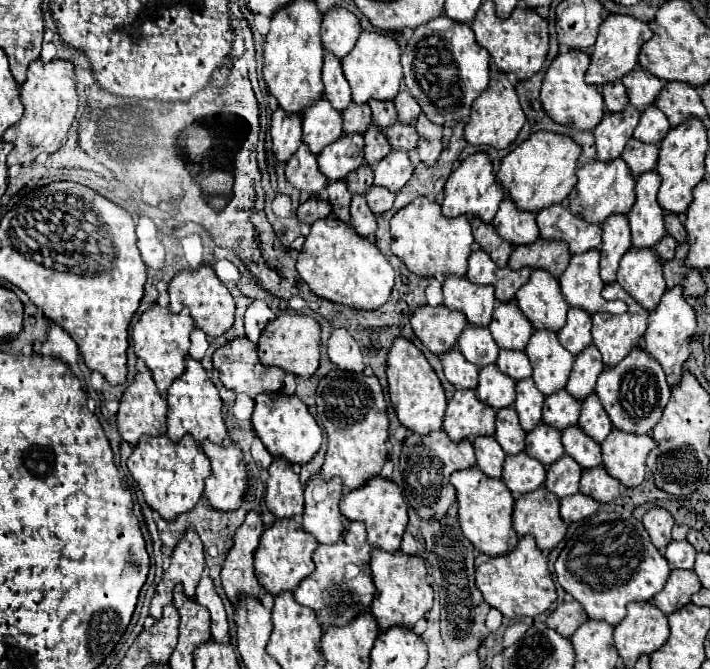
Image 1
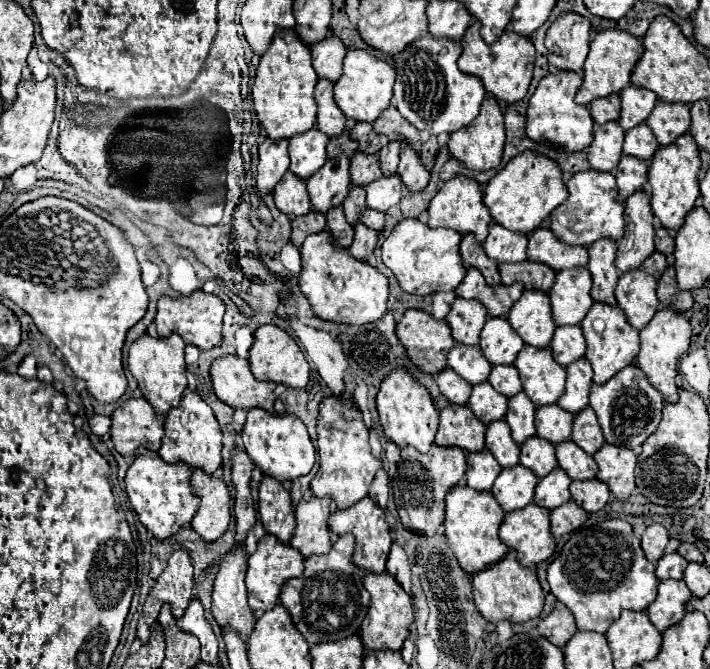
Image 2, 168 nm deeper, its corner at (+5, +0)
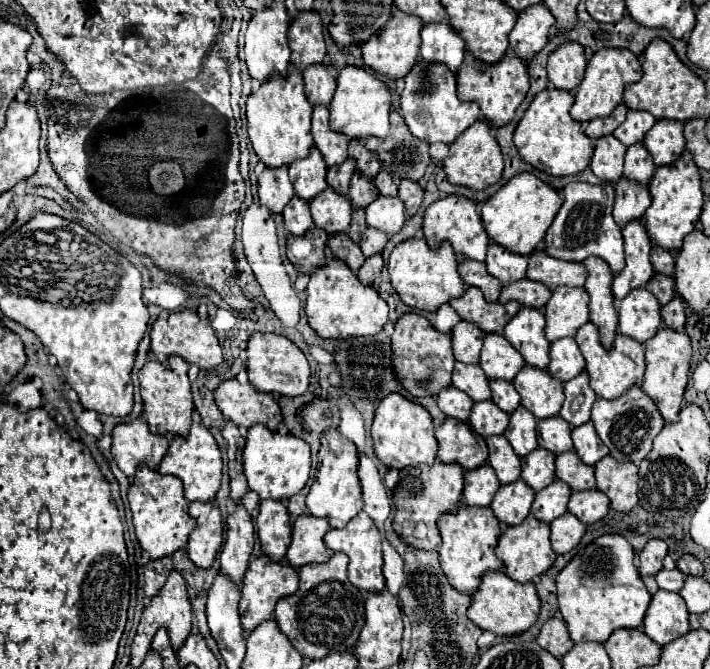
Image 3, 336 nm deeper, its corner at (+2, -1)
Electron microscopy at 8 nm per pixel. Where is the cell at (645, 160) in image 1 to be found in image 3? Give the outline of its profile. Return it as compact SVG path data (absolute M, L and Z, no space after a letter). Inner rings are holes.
M621 176L617 180L613 218L621 228L629 220L643 218L649 204L651 204L651 196L649 196L649 190L643 184L639 184L635 180L629 180L625 176Z

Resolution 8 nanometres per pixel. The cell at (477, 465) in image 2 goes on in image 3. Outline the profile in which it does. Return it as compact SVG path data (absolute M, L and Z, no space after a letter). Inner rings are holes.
M483 464L479 466L479 470L465 472L463 500L469 506L489 506L497 490L499 490L499 480L495 478L491 466Z

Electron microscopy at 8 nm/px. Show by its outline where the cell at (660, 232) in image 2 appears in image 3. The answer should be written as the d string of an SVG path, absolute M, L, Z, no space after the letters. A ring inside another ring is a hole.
M653 246L653 252L651 252L651 264L655 268L655 272L661 272L661 274L673 274L675 272L675 256L671 250L665 250L661 246Z

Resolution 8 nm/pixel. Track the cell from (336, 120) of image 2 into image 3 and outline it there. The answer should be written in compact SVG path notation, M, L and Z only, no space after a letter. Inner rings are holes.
M319 104L313 110L313 126L311 134L315 140L315 146L321 150L327 166L341 164L347 158L347 144L349 138L343 138L343 134L335 134L329 126L329 108Z

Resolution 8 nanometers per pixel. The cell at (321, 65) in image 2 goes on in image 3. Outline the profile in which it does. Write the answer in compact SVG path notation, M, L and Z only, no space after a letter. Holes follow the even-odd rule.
M327 64L307 66L307 70L303 72L303 78L305 78L305 94L313 106L331 102L335 94L337 78L331 74Z

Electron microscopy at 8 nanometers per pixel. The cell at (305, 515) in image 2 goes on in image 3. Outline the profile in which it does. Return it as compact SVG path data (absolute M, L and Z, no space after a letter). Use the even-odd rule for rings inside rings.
M301 514L293 524L293 540L287 550L287 562L293 568L311 564L311 562L327 562L331 558L331 550L327 550L323 536L329 530L327 518L315 518L311 514Z

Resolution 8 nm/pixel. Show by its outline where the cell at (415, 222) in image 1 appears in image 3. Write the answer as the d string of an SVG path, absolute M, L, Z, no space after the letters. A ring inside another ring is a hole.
M409 238L407 242L401 242L389 256L389 276L393 288L407 306L427 312L435 312L441 304L459 298L465 292L463 280L457 272L455 252L449 242L441 242L437 248L429 248L425 238Z

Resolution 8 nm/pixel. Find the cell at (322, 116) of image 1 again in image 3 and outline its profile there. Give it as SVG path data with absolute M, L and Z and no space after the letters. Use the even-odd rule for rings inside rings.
M315 146L311 148L307 158L301 158L299 162L291 162L289 166L289 178L293 182L295 194L307 202L315 194L327 188L325 174L327 174L327 166L323 166L323 154L319 154Z

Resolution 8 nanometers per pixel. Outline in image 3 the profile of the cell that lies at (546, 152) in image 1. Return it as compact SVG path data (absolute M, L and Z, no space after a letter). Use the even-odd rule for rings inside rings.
M521 172L503 184L487 202L483 202L481 220L493 242L527 256L543 240L561 204L563 198L551 184L543 182L531 172Z

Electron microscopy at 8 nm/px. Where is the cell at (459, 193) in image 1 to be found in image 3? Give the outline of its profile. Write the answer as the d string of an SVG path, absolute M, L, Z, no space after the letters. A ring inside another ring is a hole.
M451 194L451 196L439 198L437 202L433 202L425 210L423 232L425 232L425 240L427 240L427 244L431 248L435 248L443 240L449 240L455 254L461 254L461 256L473 258L473 260L485 260L487 246L489 246L489 236L487 236L487 232L483 228L481 216L477 214L477 202L467 198L467 196Z

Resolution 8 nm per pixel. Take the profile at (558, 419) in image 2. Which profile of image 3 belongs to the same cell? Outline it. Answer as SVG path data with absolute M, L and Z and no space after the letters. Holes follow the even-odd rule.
M561 416L539 420L537 434L539 434L539 440L537 440L539 446L545 450L551 450L555 454L561 454L561 452L567 452L573 448L571 426Z

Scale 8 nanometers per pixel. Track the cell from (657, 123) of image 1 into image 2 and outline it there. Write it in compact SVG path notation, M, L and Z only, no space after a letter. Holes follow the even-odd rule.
M638 125L636 129L630 129L624 139L624 153L630 157L640 157L644 161L650 161L652 155L656 153L658 145L656 139L652 137L652 131L648 125Z

